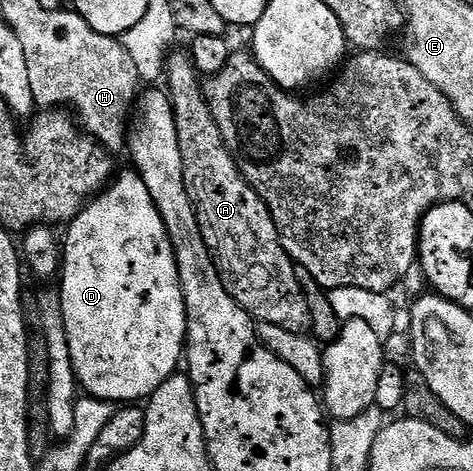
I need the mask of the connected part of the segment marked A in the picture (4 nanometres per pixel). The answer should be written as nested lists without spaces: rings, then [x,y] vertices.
[[[172,51],[166,58],[166,76],[165,91],[171,99],[177,122],[185,186],[189,190],[205,246],[209,246],[225,290],[259,324],[273,322],[273,326],[293,330],[293,334],[310,333],[309,302],[301,290],[301,282],[297,282],[297,265],[281,246],[279,231],[266,202],[243,177],[243,171],[223,142],[196,61],[191,61],[183,52]]]

